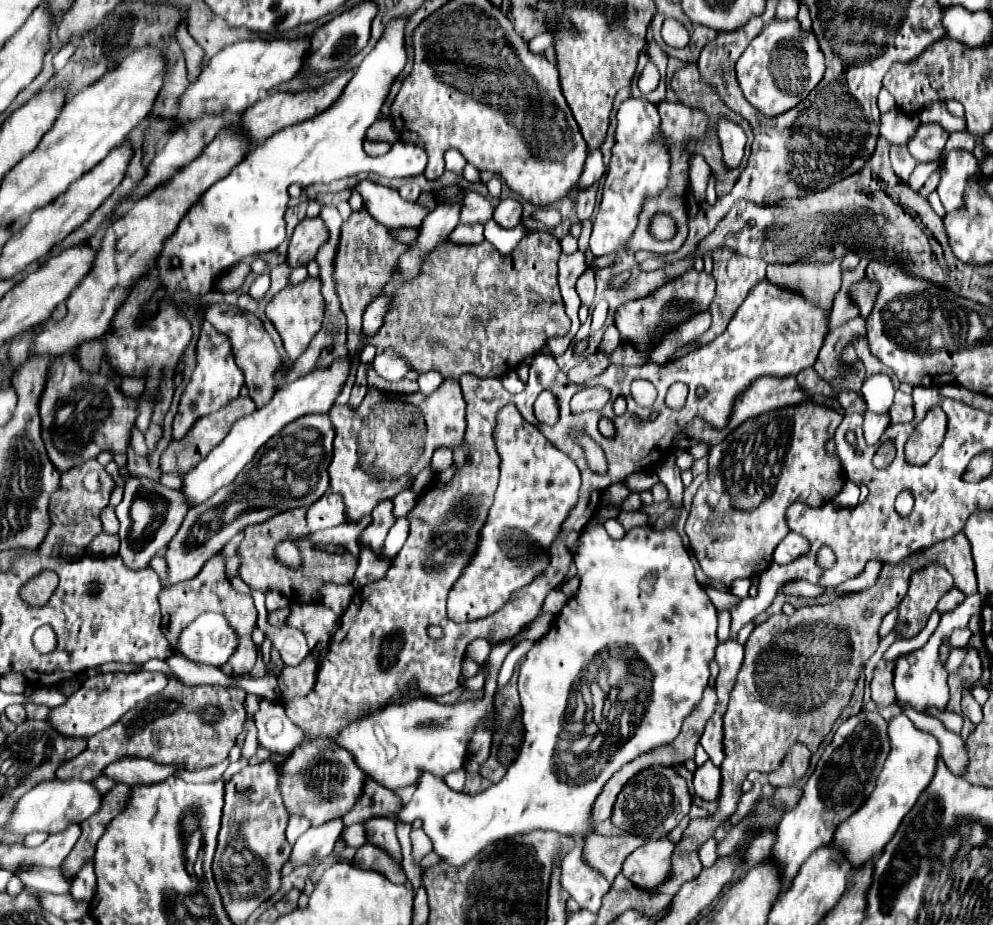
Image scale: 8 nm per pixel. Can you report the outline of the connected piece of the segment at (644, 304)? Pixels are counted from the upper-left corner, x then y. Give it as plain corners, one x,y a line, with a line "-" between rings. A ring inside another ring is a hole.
687,271
685,275
677,277
675,281
653,291
649,297
621,305
617,309
615,327
619,329
623,343
633,345
637,353
647,357
647,353
661,341
663,335
667,335
667,331
671,331
675,325
679,325
683,321
689,321
697,313
707,311
713,301
713,295
715,295
715,285
713,285
711,275
707,275
705,271
701,271
701,273

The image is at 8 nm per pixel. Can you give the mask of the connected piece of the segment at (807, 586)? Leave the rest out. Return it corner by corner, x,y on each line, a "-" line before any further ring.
800,580
796,582
785,583
781,587
781,593
785,597
817,597
823,594
825,589
819,587
819,585
811,584
806,581

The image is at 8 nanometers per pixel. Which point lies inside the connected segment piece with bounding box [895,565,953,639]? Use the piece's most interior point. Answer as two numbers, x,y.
927,585

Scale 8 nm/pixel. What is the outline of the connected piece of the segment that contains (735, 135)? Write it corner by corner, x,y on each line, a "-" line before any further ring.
721,119
717,125
717,131
719,131
719,143
723,149
723,157
725,157
727,167
737,167
741,163
743,149
747,143
743,129
737,123

